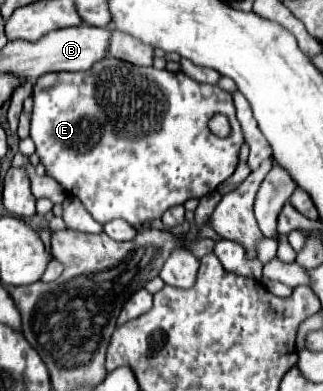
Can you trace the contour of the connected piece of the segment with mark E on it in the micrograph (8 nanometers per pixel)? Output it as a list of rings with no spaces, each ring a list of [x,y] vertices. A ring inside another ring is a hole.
[[[108,57],[108,59],[100,59],[100,63],[96,63],[96,67],[92,67],[92,71],[76,71],[76,73],[56,73],[56,75],[42,75],[36,85],[34,85],[34,111],[32,111],[32,127],[30,127],[30,137],[36,145],[36,155],[40,157],[40,163],[46,169],[46,175],[54,177],[66,193],[78,197],[84,207],[88,209],[88,213],[98,221],[98,223],[108,223],[112,219],[124,219],[128,223],[132,223],[134,227],[140,227],[144,221],[156,221],[162,217],[162,213],[174,205],[184,205],[188,199],[200,199],[212,191],[216,191],[216,187],[226,181],[236,165],[238,165],[238,153],[240,153],[240,145],[244,143],[244,135],[242,135],[242,127],[236,119],[234,113],[234,105],[232,105],[232,95],[226,93],[224,89],[220,89],[218,85],[202,85],[196,83],[194,79],[186,77],[182,71],[178,73],[170,73],[166,69],[154,69],[154,67],[136,67],[132,63],[124,63],[116,57]],[[222,113],[228,117],[230,127],[232,127],[232,135],[228,139],[220,139],[216,137],[210,129],[208,129],[208,121],[216,115]]]

